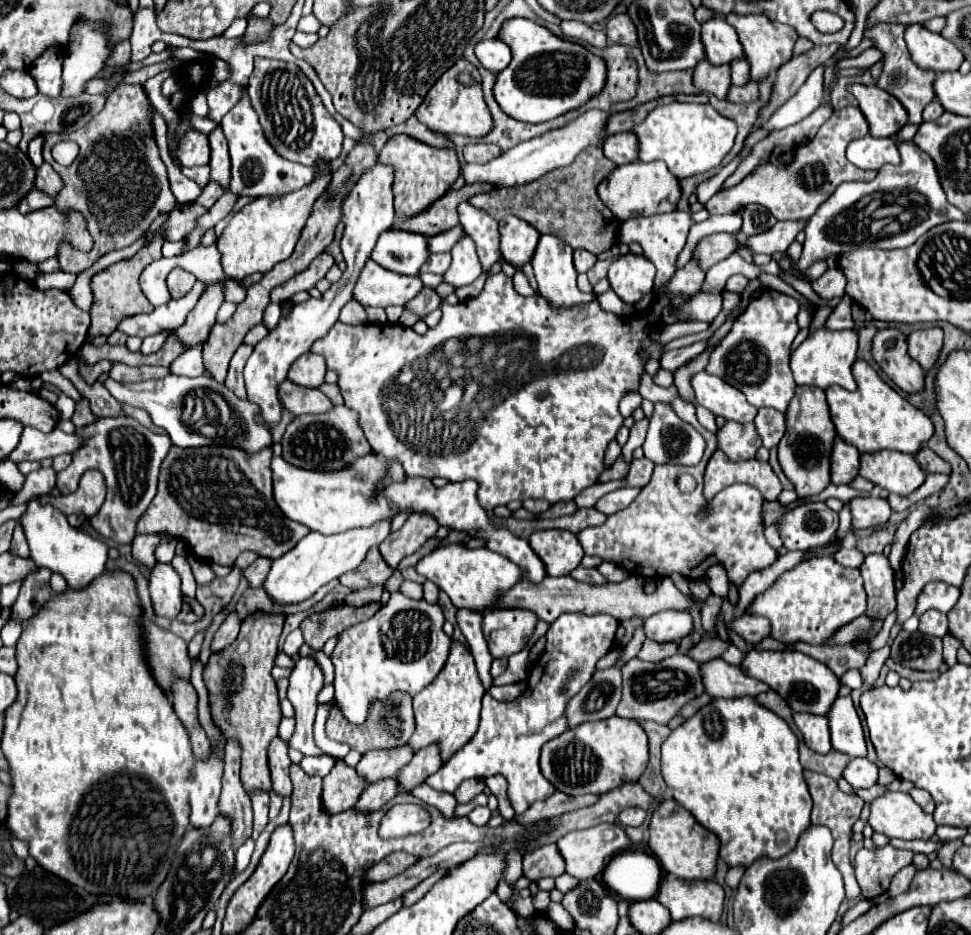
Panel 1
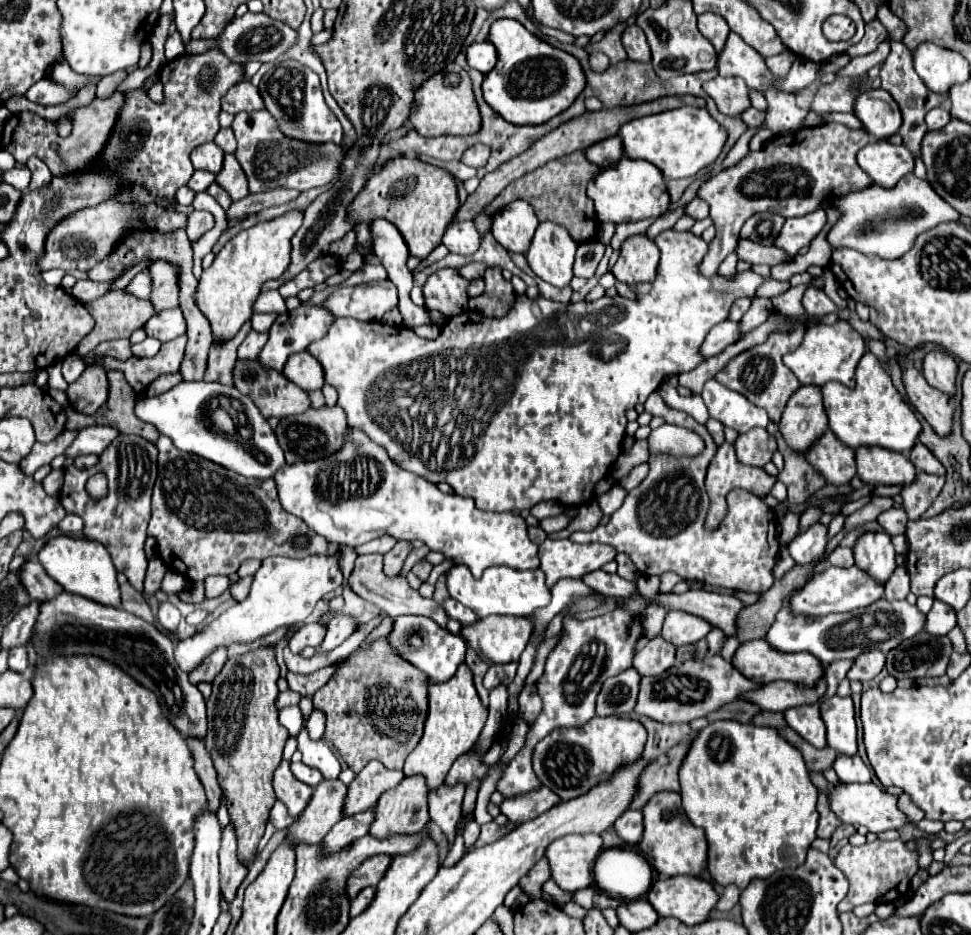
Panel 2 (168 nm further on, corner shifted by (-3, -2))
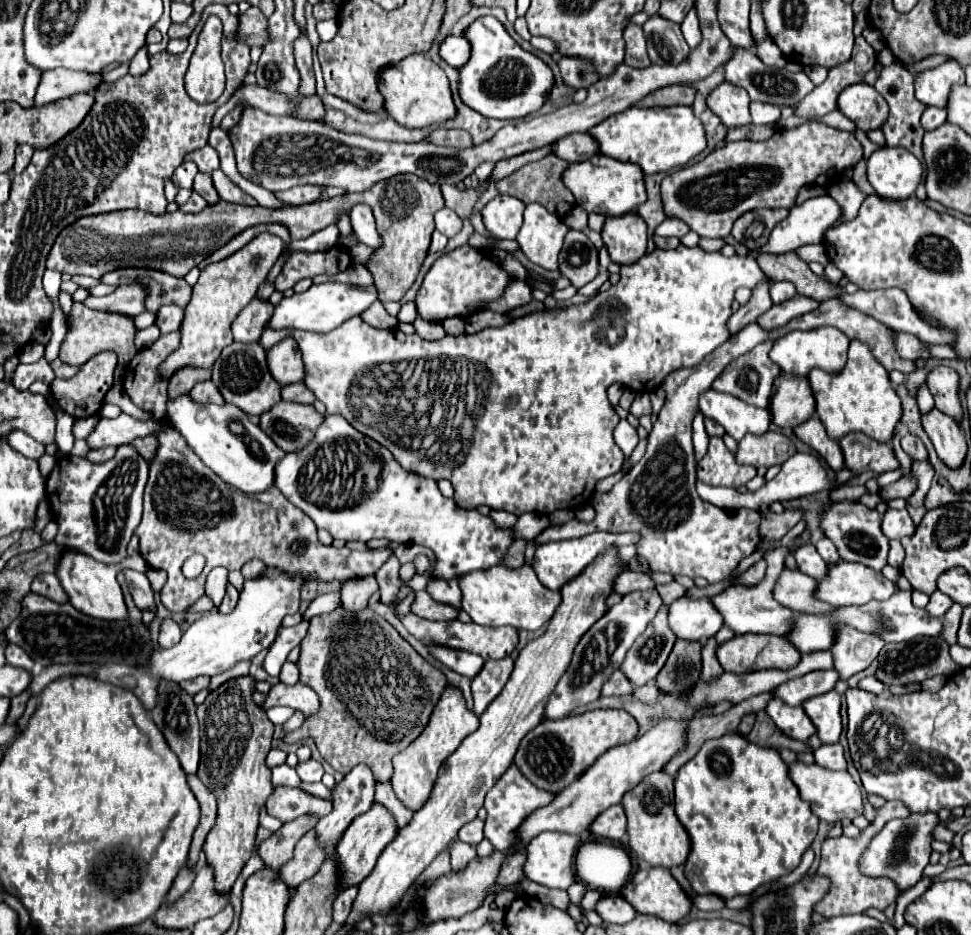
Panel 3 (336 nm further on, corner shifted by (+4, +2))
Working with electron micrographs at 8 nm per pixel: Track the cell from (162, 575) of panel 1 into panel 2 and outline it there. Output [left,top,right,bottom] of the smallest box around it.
[158,604,180,634]

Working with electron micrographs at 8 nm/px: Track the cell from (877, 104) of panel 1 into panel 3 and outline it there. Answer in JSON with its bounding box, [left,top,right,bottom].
[837,82,889,132]

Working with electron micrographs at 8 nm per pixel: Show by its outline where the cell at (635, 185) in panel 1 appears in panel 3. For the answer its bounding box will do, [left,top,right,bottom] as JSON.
[563,154,647,218]

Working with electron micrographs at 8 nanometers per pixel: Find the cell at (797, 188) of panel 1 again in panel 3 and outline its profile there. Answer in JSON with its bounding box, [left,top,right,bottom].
[661,122,863,238]

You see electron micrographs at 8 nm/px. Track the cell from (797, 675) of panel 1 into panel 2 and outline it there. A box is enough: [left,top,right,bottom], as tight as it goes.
[732,638,824,686]

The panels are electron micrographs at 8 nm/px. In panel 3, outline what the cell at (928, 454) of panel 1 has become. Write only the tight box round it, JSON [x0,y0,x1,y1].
[901,434,927,460]

